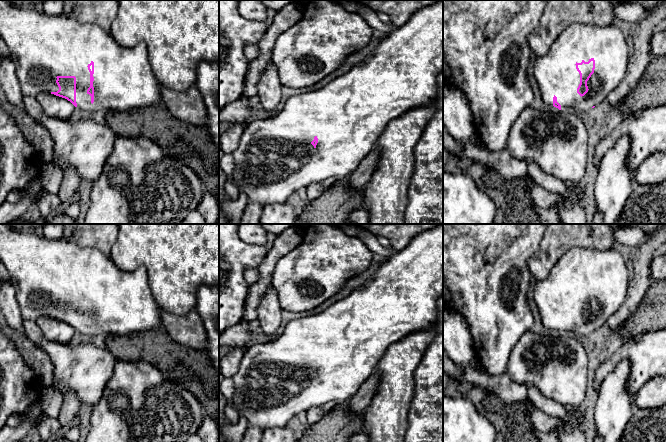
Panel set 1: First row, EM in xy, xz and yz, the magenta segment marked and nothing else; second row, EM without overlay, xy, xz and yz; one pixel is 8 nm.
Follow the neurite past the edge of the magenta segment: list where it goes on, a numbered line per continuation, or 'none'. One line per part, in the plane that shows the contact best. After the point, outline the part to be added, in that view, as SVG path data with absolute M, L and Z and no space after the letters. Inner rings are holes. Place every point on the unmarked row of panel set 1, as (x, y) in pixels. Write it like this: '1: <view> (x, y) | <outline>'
1: yz (556, 298) | M577 247L567 251L557 261L545 280L537 282L533 298L539 310L541 322L546 329L553 330L553 321L556 320L561 334L580 337L606 325L607 320L625 302L630 280L626 260L614 248L599 250ZM591 282L595 284L594 297L587 305L588 316L581 321L577 317L580 298L575 288L583 284L588 286Z

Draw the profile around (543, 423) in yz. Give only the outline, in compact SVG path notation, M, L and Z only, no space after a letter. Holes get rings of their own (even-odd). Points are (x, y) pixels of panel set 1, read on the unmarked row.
M529 398L524 401L534 429L540 433L559 432L565 426L561 419L538 410Z

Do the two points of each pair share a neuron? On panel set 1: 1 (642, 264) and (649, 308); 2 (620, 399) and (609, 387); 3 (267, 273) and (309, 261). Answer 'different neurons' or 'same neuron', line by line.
1: different neurons
2: same neuron
3: different neurons

